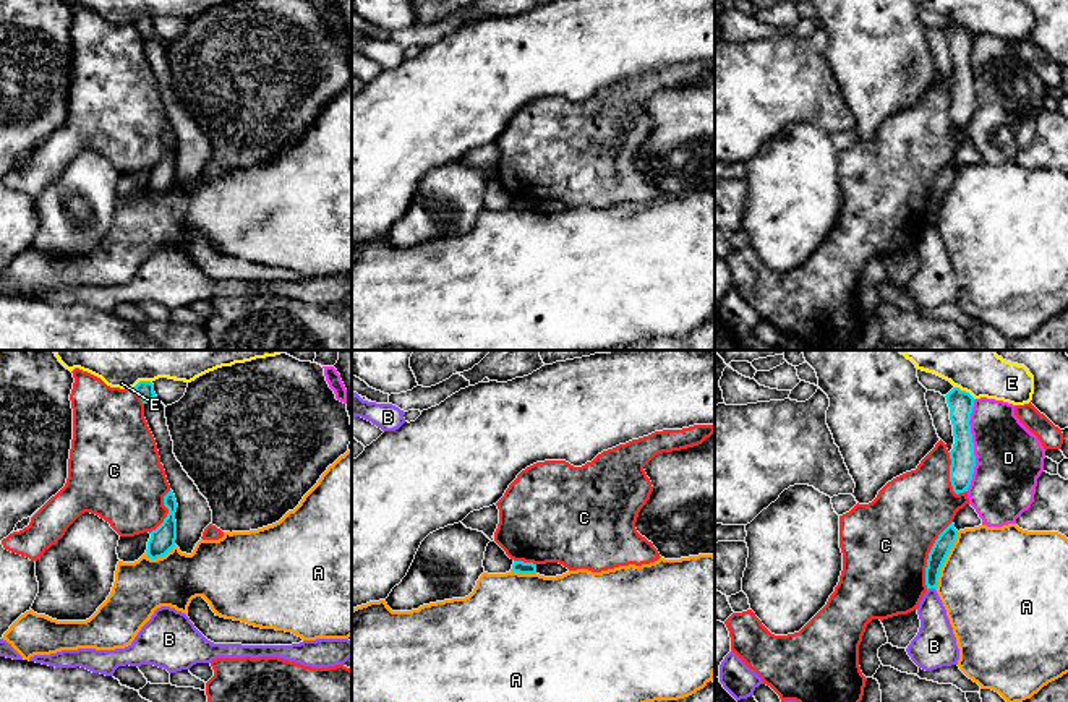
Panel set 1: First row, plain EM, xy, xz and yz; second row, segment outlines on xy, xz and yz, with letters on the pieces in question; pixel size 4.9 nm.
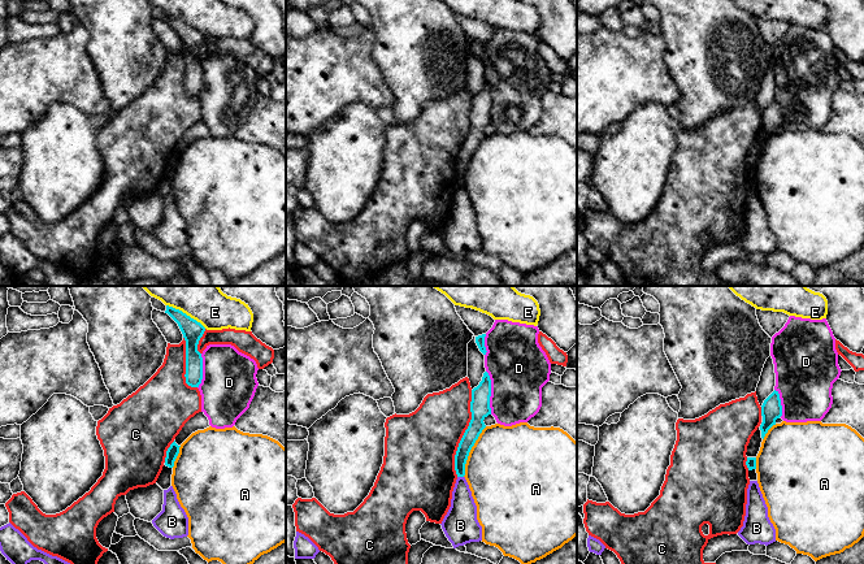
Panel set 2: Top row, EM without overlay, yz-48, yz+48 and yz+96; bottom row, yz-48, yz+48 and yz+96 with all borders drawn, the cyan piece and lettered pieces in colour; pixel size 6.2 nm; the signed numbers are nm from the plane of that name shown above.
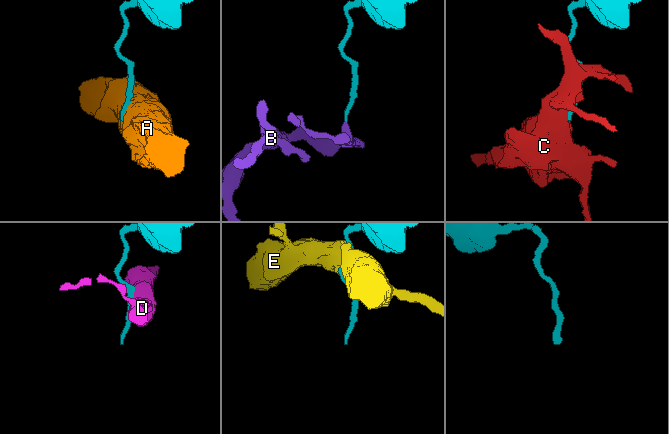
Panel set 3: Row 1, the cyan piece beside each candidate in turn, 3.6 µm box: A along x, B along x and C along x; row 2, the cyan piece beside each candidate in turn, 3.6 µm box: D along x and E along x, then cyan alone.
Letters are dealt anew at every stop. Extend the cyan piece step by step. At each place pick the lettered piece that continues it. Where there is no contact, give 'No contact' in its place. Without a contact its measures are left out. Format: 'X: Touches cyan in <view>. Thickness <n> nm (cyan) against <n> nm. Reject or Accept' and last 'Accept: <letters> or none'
A: Touches cyan in yz. Thickness 90 nm (cyan) against 500 nm. Reject
B: Touches cyan in yz. Thickness 90 nm (cyan) against 180 nm. Reject
C: Touches cyan in yz. Thickness 90 nm (cyan) against 440 nm. Reject
D: Touches cyan in yz. Thickness 130 nm (cyan) against 340 nm. Reject
E: Touches cyan in yz. Thickness 120 nm (cyan) against 200 nm. Reject
Accept: none

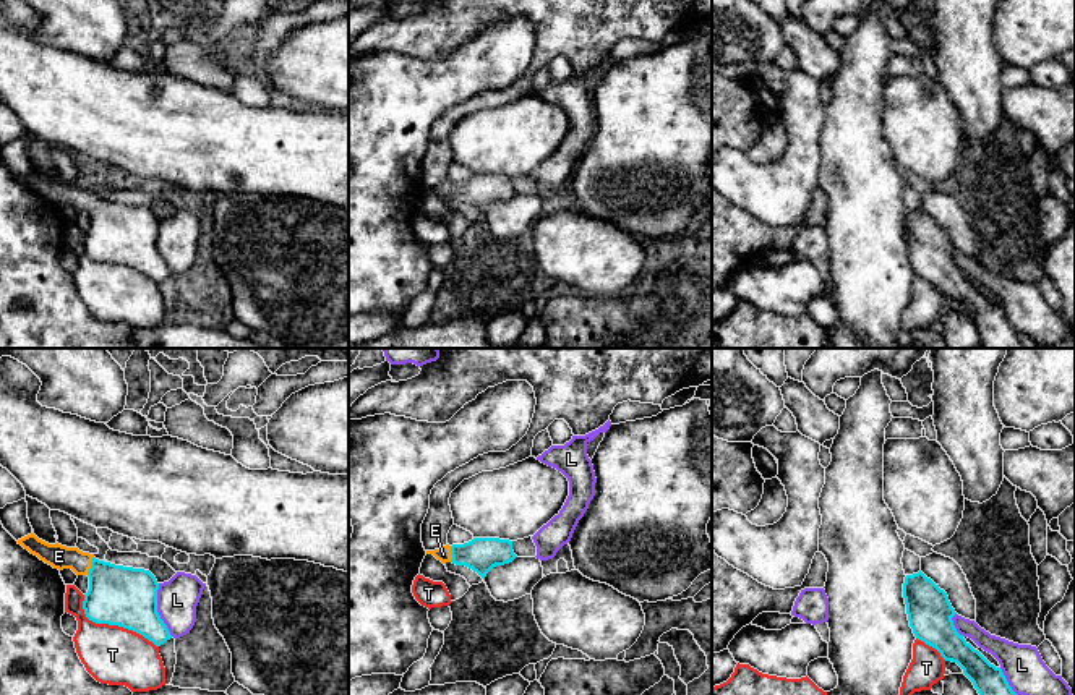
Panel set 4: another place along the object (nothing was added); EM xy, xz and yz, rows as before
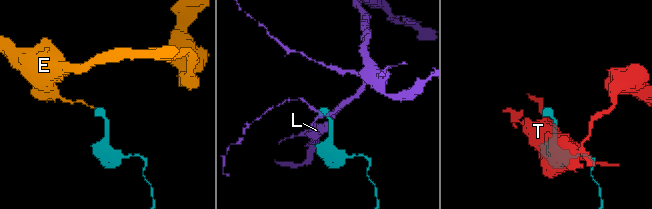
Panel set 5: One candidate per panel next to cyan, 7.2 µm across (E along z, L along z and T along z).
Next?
E: Touches cyan in xy. Thickness 300 nm (cyan) against 120 nm. Accept
L: Touches cyan in xy. Thickness 300 nm (cyan) against 200 nm. Reject
T: Touches cyan in xy. Thickness 300 nm (cyan) against 300 nm. Reject
Accept: E

